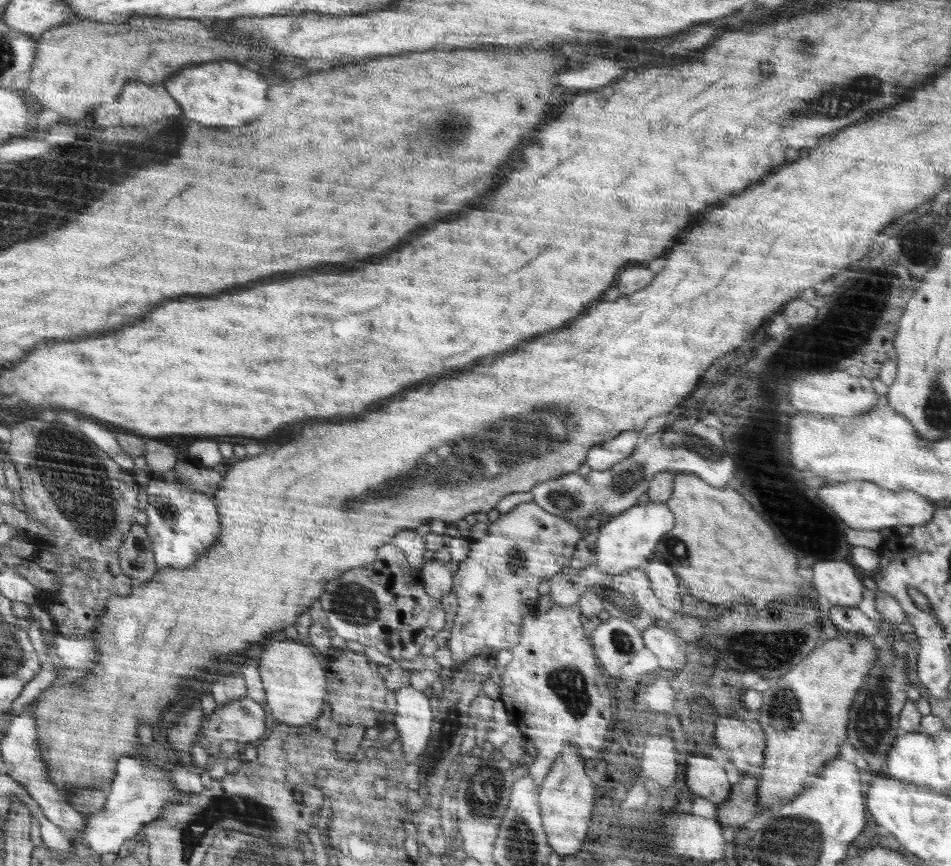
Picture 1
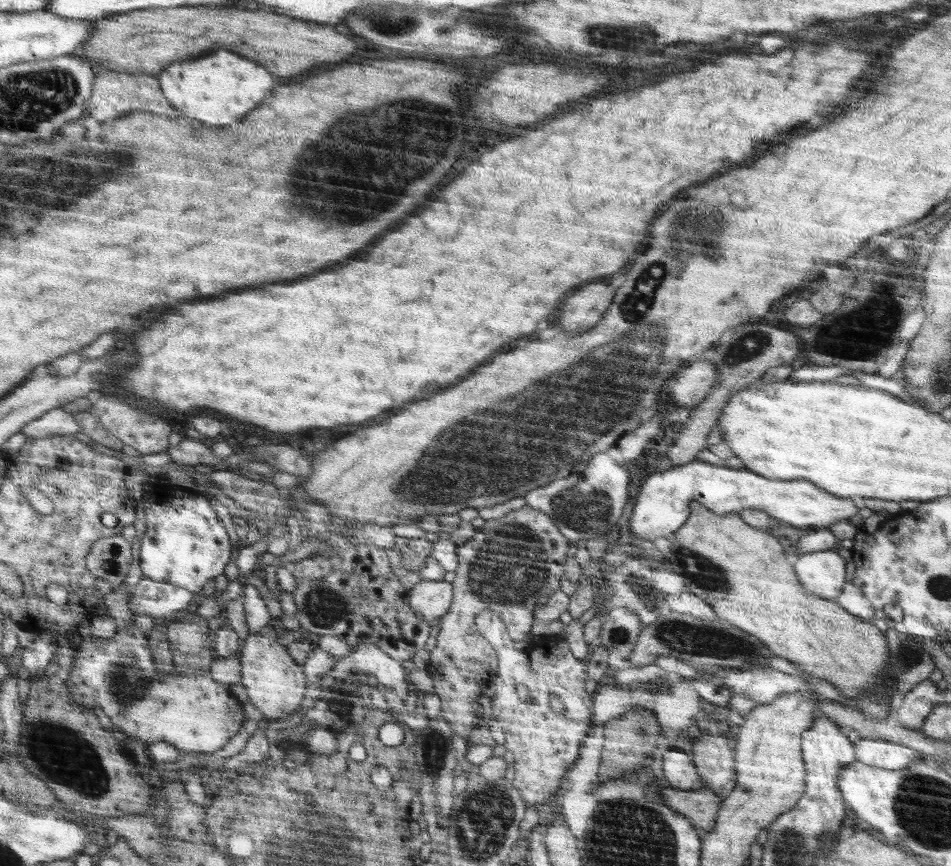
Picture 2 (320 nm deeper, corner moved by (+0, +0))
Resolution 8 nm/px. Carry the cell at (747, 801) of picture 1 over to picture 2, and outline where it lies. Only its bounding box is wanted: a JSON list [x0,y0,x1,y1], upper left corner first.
[663,787,724,832]

